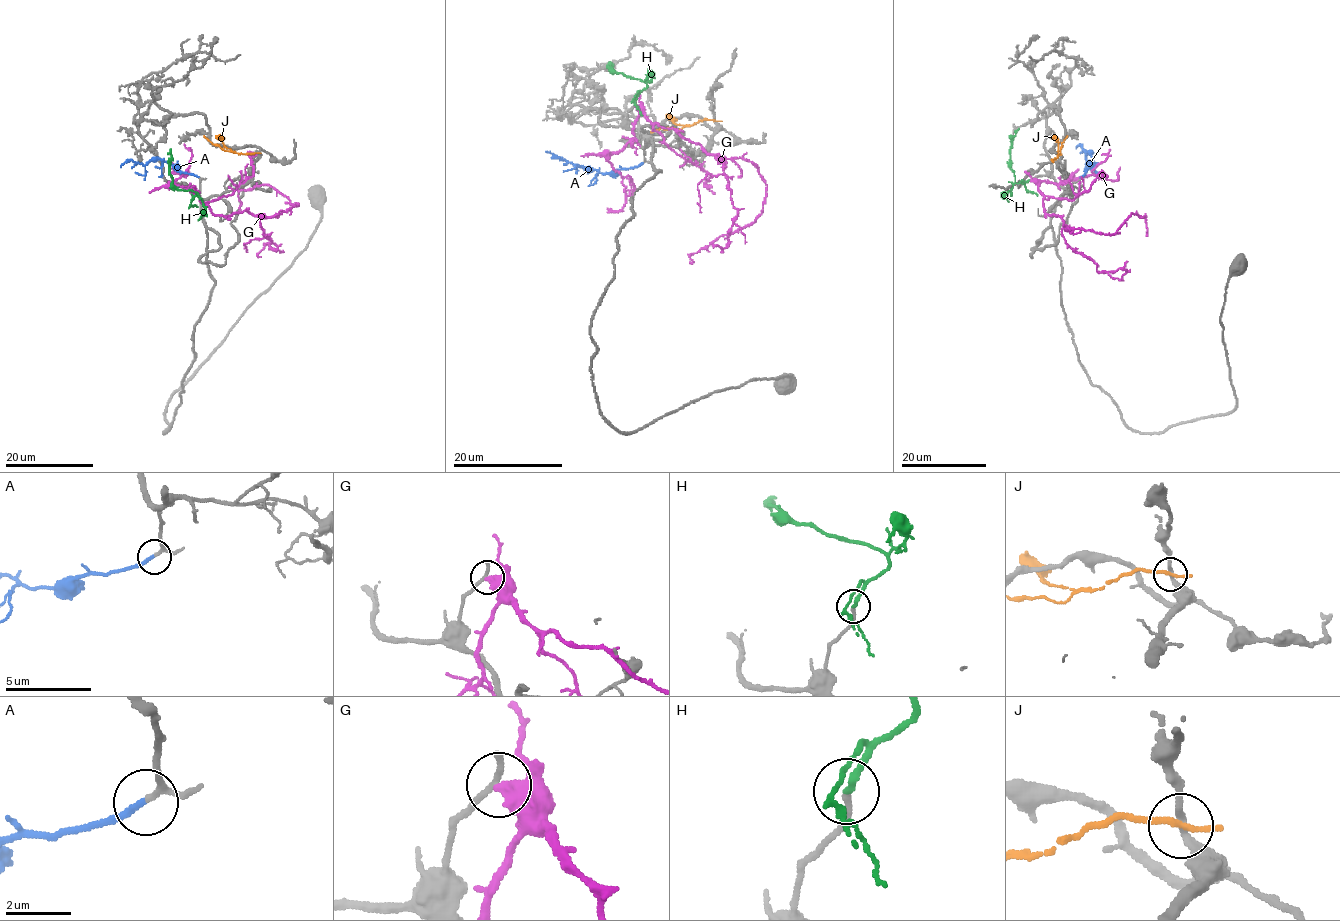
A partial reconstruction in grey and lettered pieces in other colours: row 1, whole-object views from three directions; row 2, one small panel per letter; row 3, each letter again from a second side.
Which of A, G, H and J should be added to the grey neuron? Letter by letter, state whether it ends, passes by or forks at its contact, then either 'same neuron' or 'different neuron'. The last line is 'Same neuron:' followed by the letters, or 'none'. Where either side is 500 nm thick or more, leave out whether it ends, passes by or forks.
A: it ends; same neuron
G: different neuron
H: it ends; same neuron
J: it ends; different neuron
Same neuron: A, H

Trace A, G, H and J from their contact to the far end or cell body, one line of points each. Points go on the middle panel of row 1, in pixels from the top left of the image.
A: (643, 163), (599, 173), (545, 152)
G: (636, 106), (652, 123), (672, 128), (716, 156), (746, 159), (767, 186), (761, 214), (690, 255), (689, 262)
H: (636, 100), (647, 84), (611, 71), (609, 65), (609, 71)
J: (715, 121), (700, 120), (689, 126), (660, 127), (651, 132)

